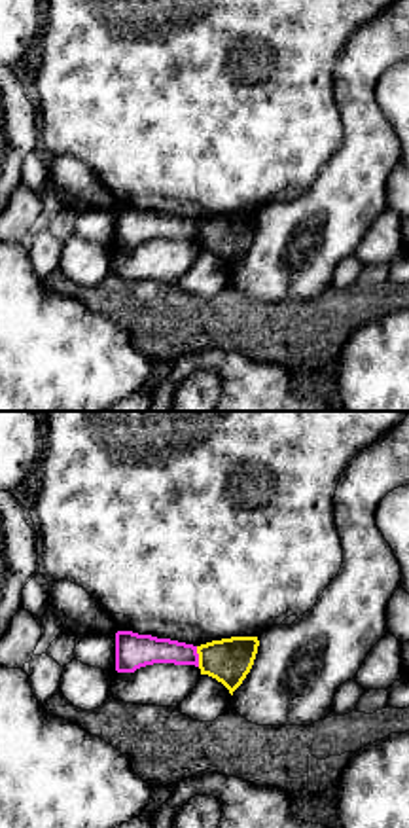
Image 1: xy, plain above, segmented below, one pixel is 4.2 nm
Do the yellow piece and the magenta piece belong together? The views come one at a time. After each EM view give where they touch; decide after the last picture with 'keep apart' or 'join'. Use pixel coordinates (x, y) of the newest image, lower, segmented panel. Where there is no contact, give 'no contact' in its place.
contact (199, 656)

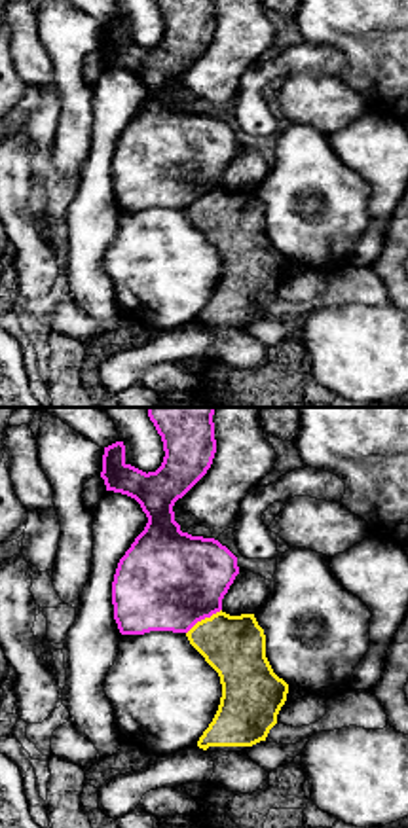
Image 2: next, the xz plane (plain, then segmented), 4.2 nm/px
contact (205, 618)

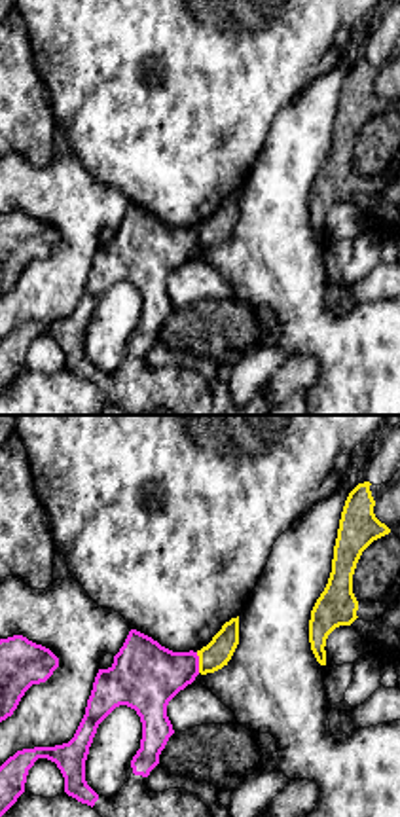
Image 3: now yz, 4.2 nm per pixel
contact (200, 662)

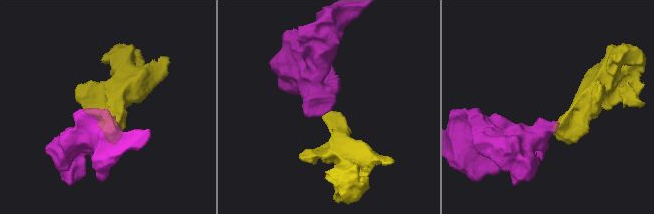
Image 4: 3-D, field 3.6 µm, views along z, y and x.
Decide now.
keep apart

